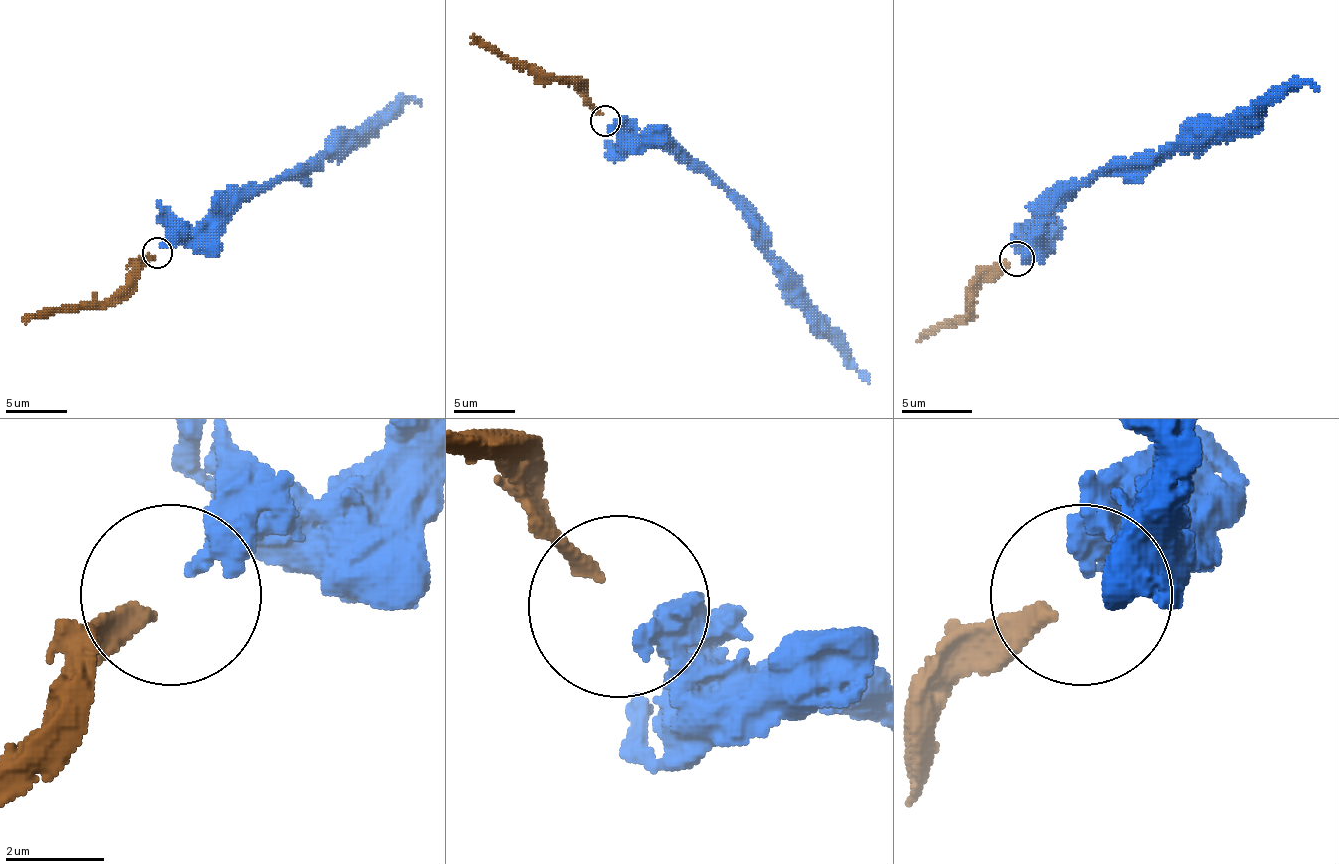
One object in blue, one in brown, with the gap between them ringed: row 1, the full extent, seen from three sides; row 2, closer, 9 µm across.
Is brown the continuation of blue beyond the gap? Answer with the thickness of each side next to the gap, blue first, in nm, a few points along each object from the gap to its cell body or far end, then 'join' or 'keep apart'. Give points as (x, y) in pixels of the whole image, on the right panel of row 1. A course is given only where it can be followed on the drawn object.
calibres 360 and 340 nm; course blue (1022, 253), (1033, 231), (1100, 175), (1121, 175), (1230, 140), (1283, 90), (1304, 83), (1318, 90); course brown (1008, 263), (1001, 263), (973, 295), (966, 316), (938, 323), (920, 337); join

